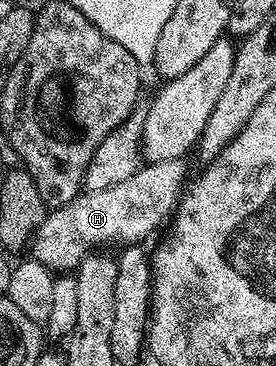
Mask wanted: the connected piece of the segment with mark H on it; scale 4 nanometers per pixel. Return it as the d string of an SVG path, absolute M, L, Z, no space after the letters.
M176 158L170 162L145 164L133 176L103 191L82 192L66 206L50 209L41 227L33 234L32 257L52 272L73 272L90 252L109 248L112 242L141 244L174 213L186 189L188 161Z

